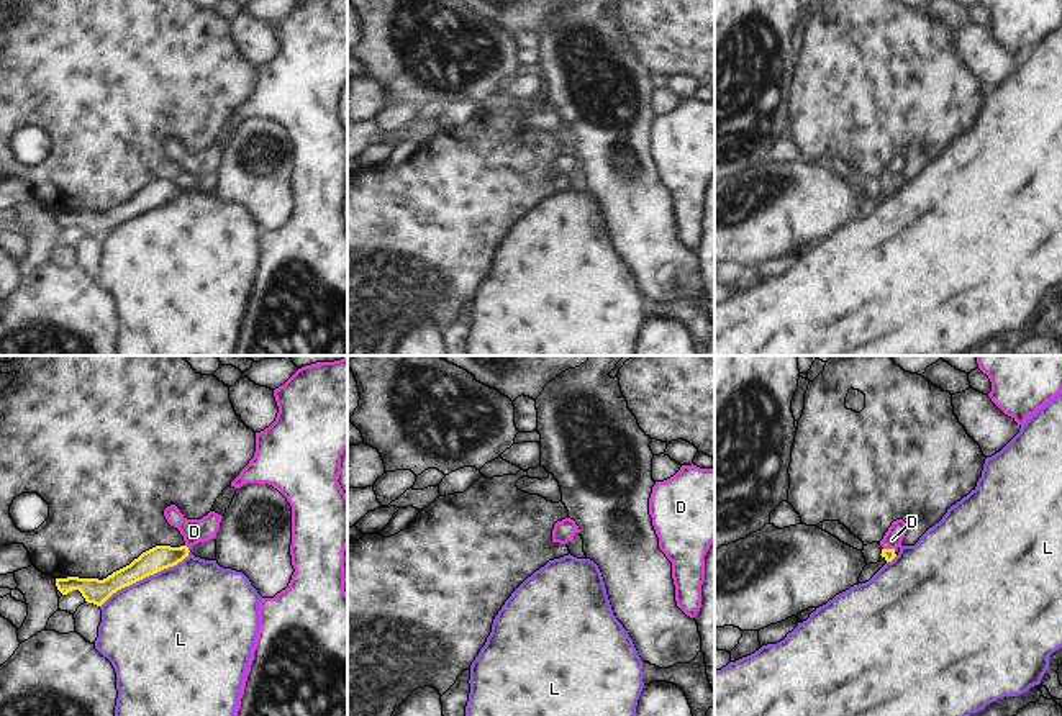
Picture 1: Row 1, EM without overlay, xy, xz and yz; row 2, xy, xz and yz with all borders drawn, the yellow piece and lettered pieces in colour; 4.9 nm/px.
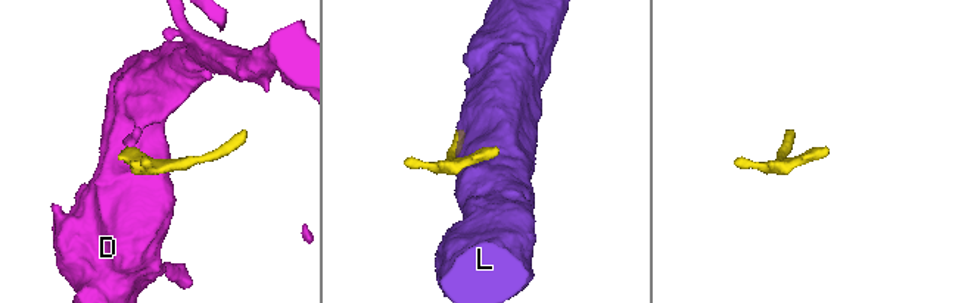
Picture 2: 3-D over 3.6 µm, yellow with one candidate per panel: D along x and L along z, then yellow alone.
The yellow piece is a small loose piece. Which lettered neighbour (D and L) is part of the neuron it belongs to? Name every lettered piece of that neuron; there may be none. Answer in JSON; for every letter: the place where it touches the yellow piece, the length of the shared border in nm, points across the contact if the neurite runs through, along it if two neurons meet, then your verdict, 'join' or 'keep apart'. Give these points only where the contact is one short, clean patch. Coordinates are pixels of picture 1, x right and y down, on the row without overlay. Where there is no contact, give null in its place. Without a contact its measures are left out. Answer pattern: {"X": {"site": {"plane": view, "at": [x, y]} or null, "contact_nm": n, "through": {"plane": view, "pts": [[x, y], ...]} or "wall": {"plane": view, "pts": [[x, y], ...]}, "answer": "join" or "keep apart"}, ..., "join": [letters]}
{"D": {"site": {"plane": "yz", "at": [889, 182]}, "contact_nm": 60, "through": {"plane": "yz", "pts": [[889, 187], [889, 182], [892, 172]]}, "answer": "join"}, "L": {"site": {"plane": "xy", "at": [146, 208]}, "contact_nm": 550, "answer": "keep apart"}, "join": ["D"]}

